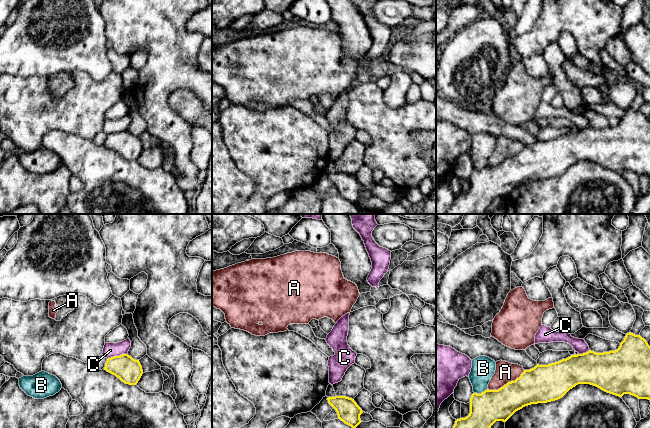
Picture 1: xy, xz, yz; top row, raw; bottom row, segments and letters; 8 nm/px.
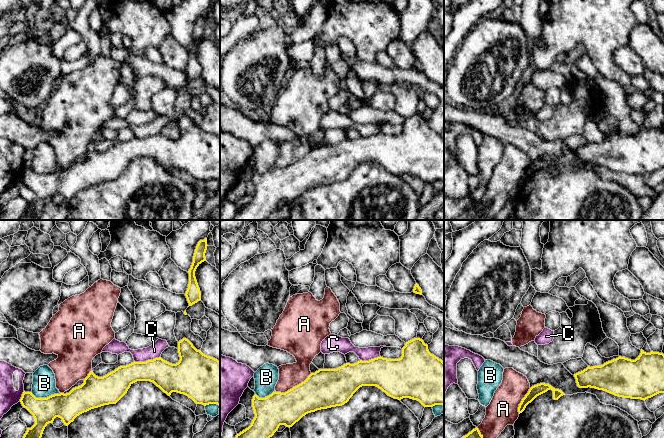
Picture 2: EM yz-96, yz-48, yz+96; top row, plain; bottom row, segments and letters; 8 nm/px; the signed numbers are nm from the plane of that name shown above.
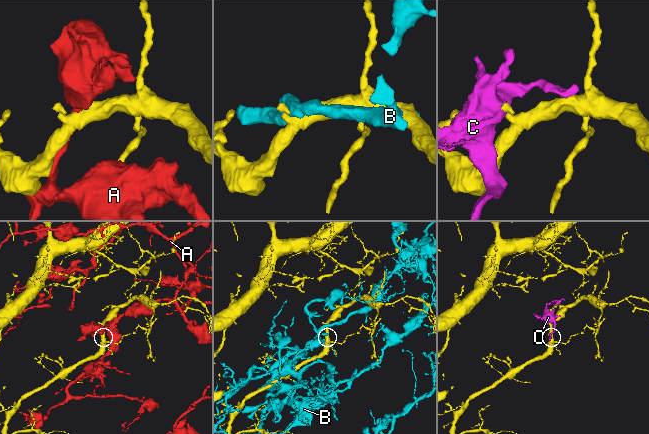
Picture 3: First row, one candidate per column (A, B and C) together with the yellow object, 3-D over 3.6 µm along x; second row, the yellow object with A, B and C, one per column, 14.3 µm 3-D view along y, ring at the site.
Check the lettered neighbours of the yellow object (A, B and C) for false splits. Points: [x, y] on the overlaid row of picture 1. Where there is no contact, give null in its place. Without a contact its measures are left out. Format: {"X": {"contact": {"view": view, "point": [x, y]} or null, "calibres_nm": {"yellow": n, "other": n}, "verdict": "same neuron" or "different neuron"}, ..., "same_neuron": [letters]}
{"A": {"contact": {"view": "yz", "point": [507, 383]}, "calibres_nm": {"yellow": 280, "other": 170}, "verdict": "different neuron"}, "B": {"contact": {"view": "yz", "point": [481, 393]}, "calibres_nm": {"yellow": 260, "other": 190}, "verdict": "different neuron"}, "C": {"contact": {"view": "xy", "point": [116, 356]}, "calibres_nm": {"yellow": 200, "other": 110}, "verdict": "different neuron"}, "same_neuron": []}

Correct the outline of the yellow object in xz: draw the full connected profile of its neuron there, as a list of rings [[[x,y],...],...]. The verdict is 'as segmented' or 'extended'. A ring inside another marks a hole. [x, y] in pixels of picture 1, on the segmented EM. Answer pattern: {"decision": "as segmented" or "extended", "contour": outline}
{"decision": "as segmented", "contour": [[[346,396],[328,397],[328,403],[336,410],[338,419],[345,424],[356,428],[362,421],[360,415],[362,409],[357,405],[354,399]]]}

